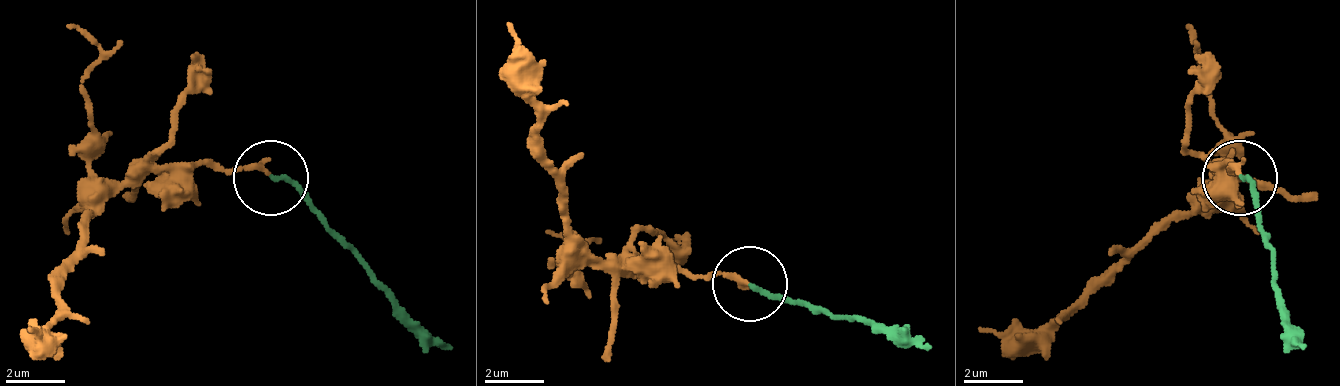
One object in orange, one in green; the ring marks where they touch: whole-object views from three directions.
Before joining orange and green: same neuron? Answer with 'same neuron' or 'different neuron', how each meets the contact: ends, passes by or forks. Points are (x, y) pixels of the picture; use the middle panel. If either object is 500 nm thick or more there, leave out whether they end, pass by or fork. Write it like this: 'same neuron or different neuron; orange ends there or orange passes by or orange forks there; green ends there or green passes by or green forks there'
same neuron; orange ends there; green ends there

